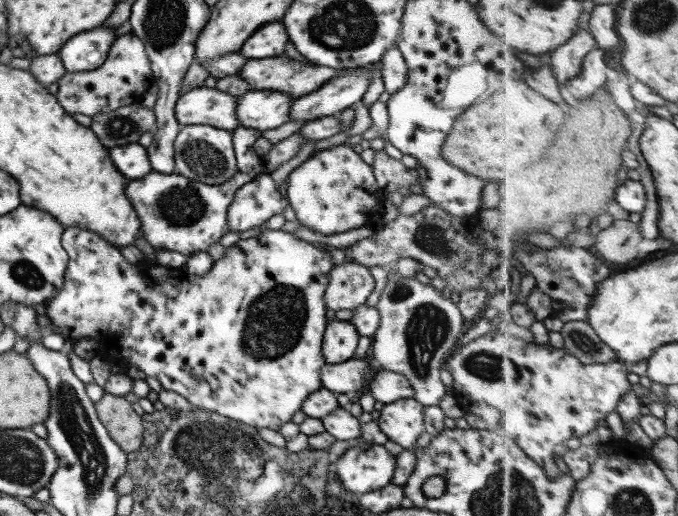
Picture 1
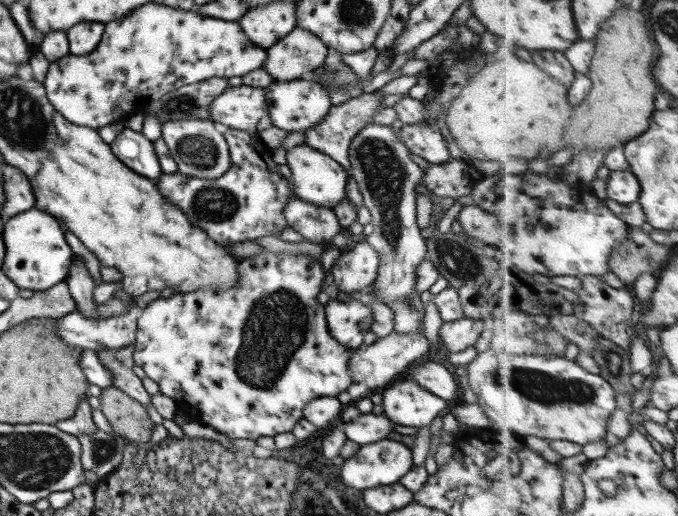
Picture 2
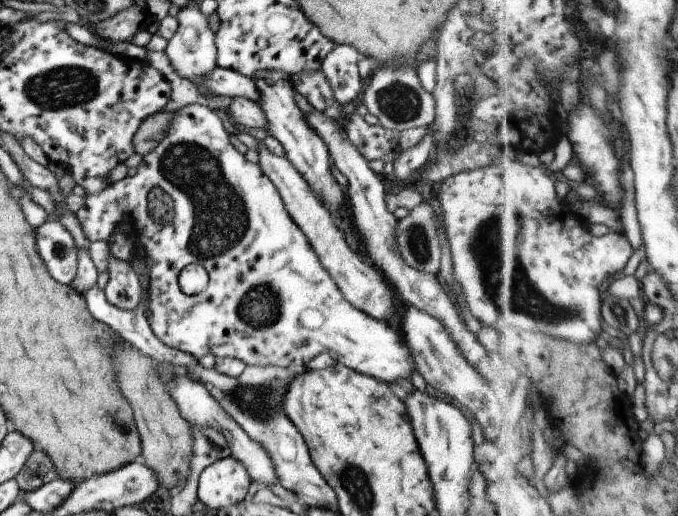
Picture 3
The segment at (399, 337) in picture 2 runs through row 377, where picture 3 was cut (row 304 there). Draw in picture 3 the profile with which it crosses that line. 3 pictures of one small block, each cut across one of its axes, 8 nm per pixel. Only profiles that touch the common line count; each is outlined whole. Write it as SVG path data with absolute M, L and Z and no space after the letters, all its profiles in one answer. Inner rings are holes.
M259 141L258 165L261 172L269 178L271 184L275 186L284 207L288 210L291 220L303 232L307 242L313 248L321 266L329 272L331 280L341 288L343 298L357 310L361 310L363 314L367 314L371 318L384 323L389 323L394 330L399 330L401 322L401 314L395 308L395 300L393 300L393 292L387 286L387 280L382 276L380 271L371 264L363 262L355 255L346 244L343 233L337 222L333 221L327 208L322 202L313 195L307 182L299 176L299 172L291 166L291 162L286 158L273 156Z

